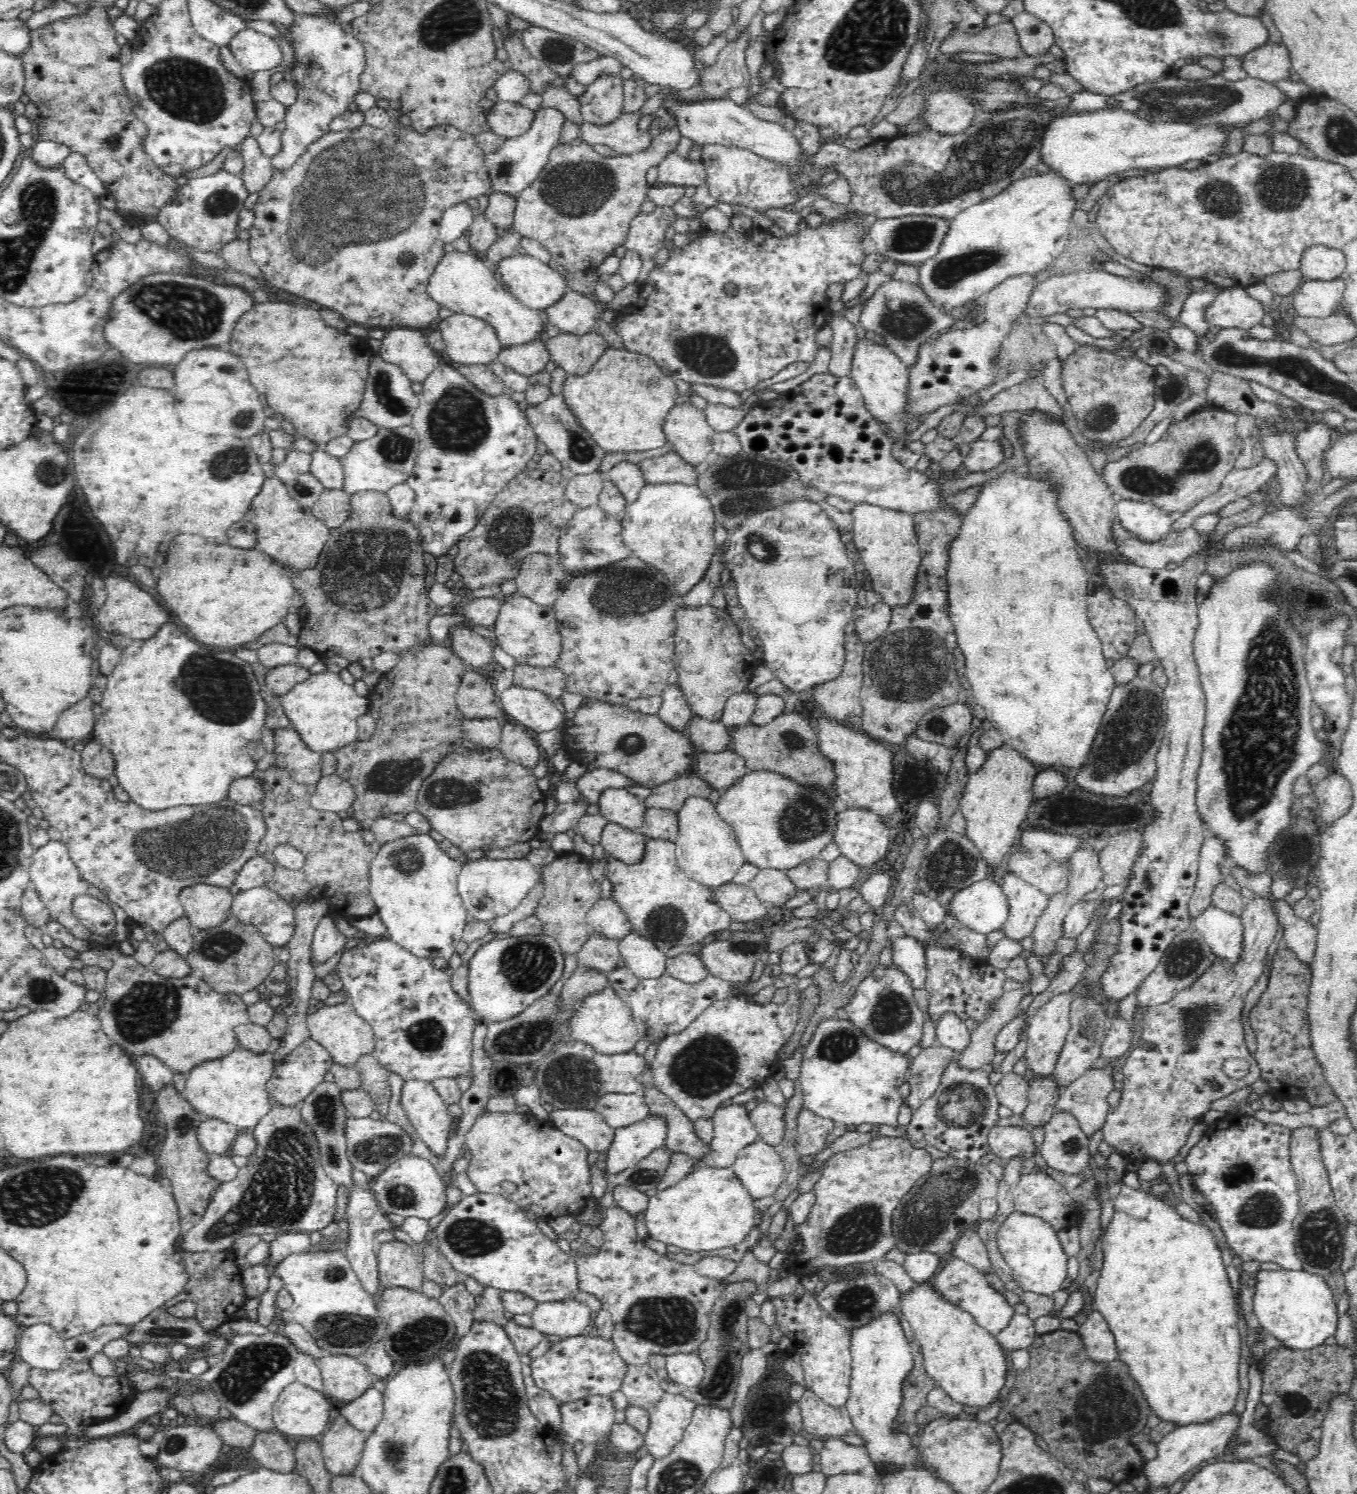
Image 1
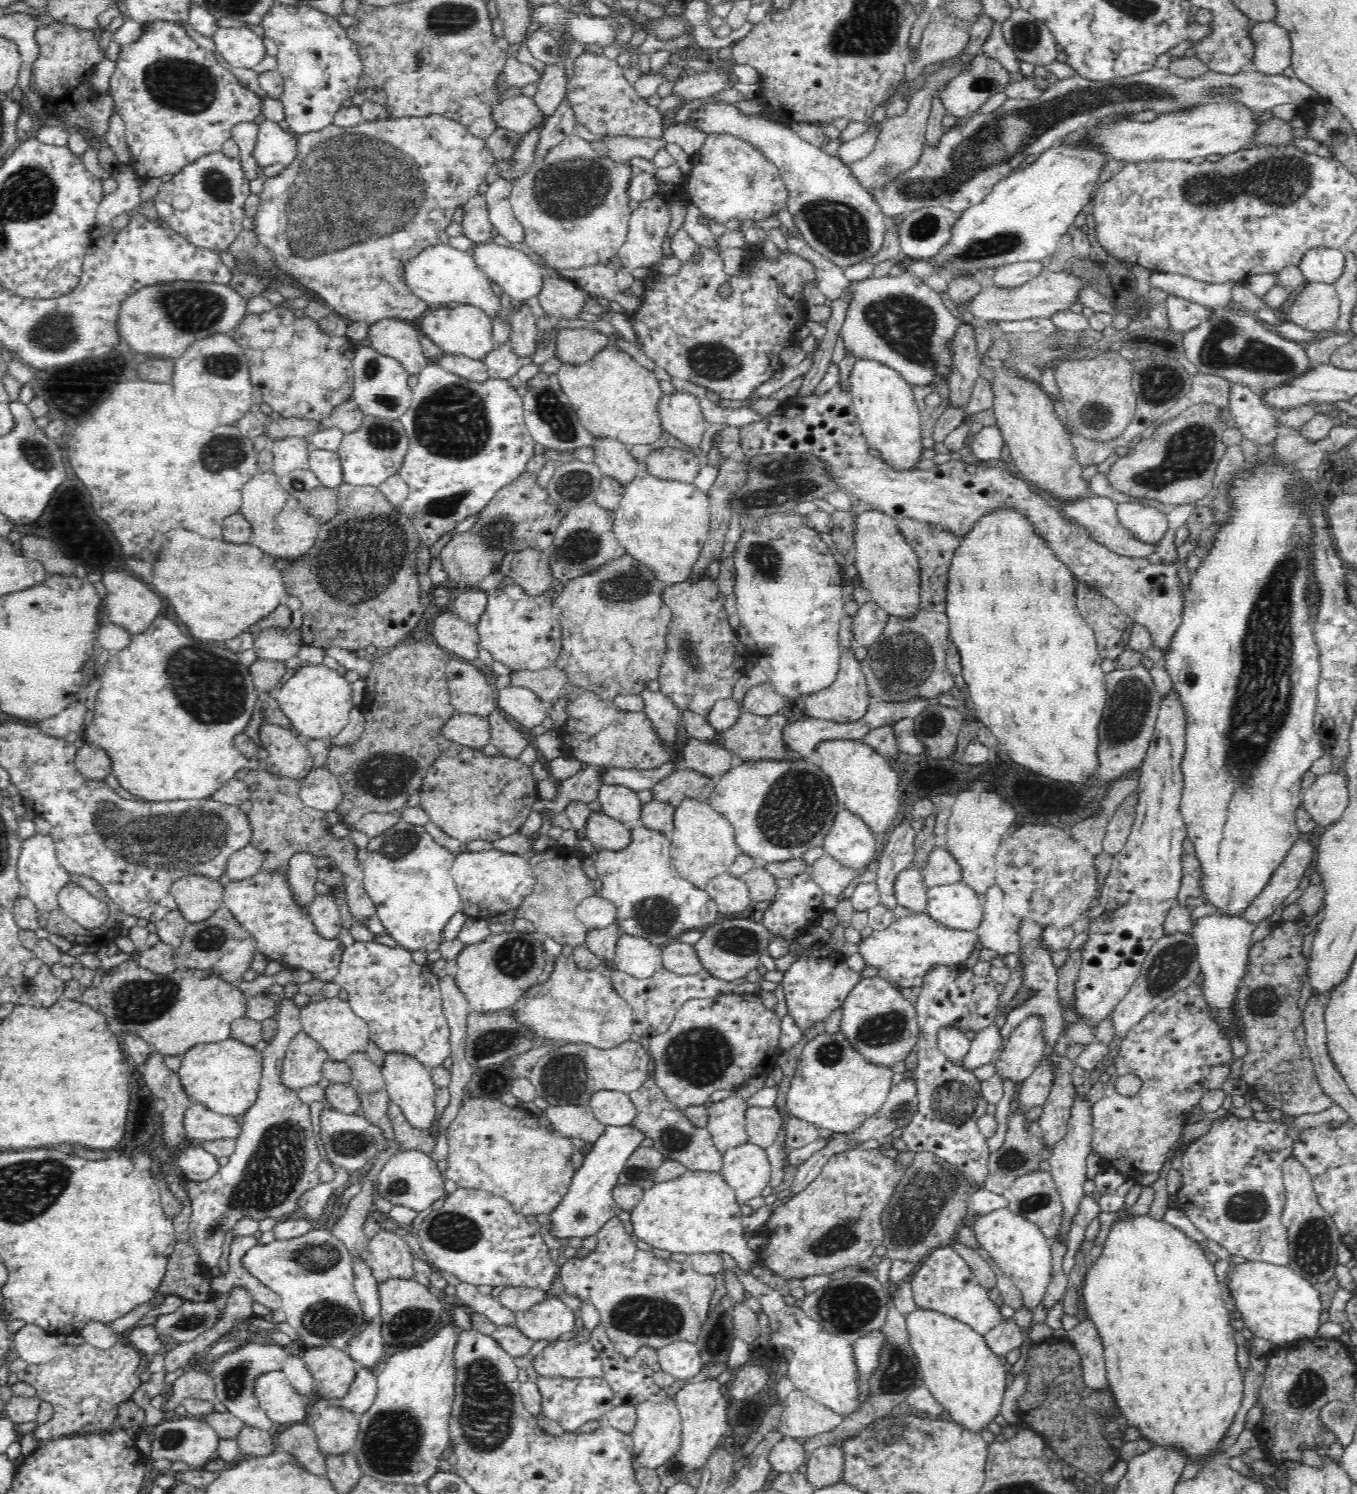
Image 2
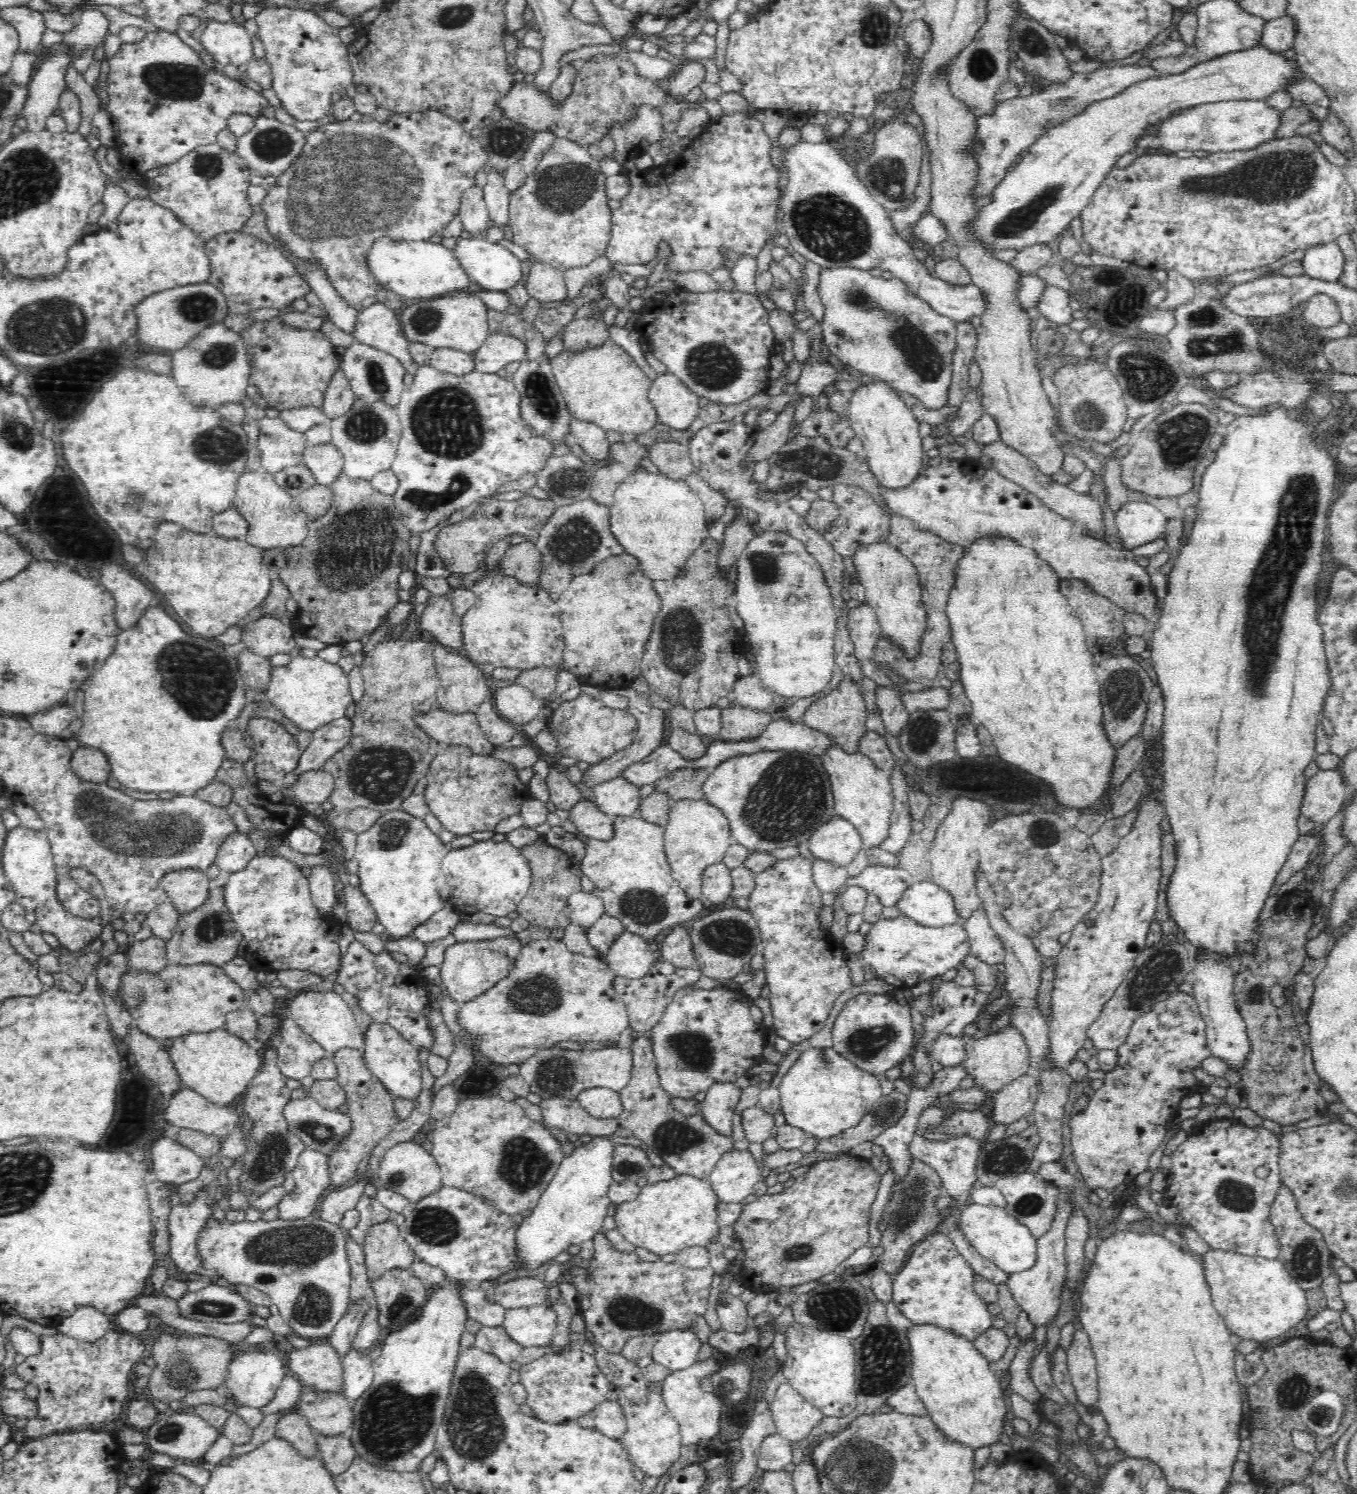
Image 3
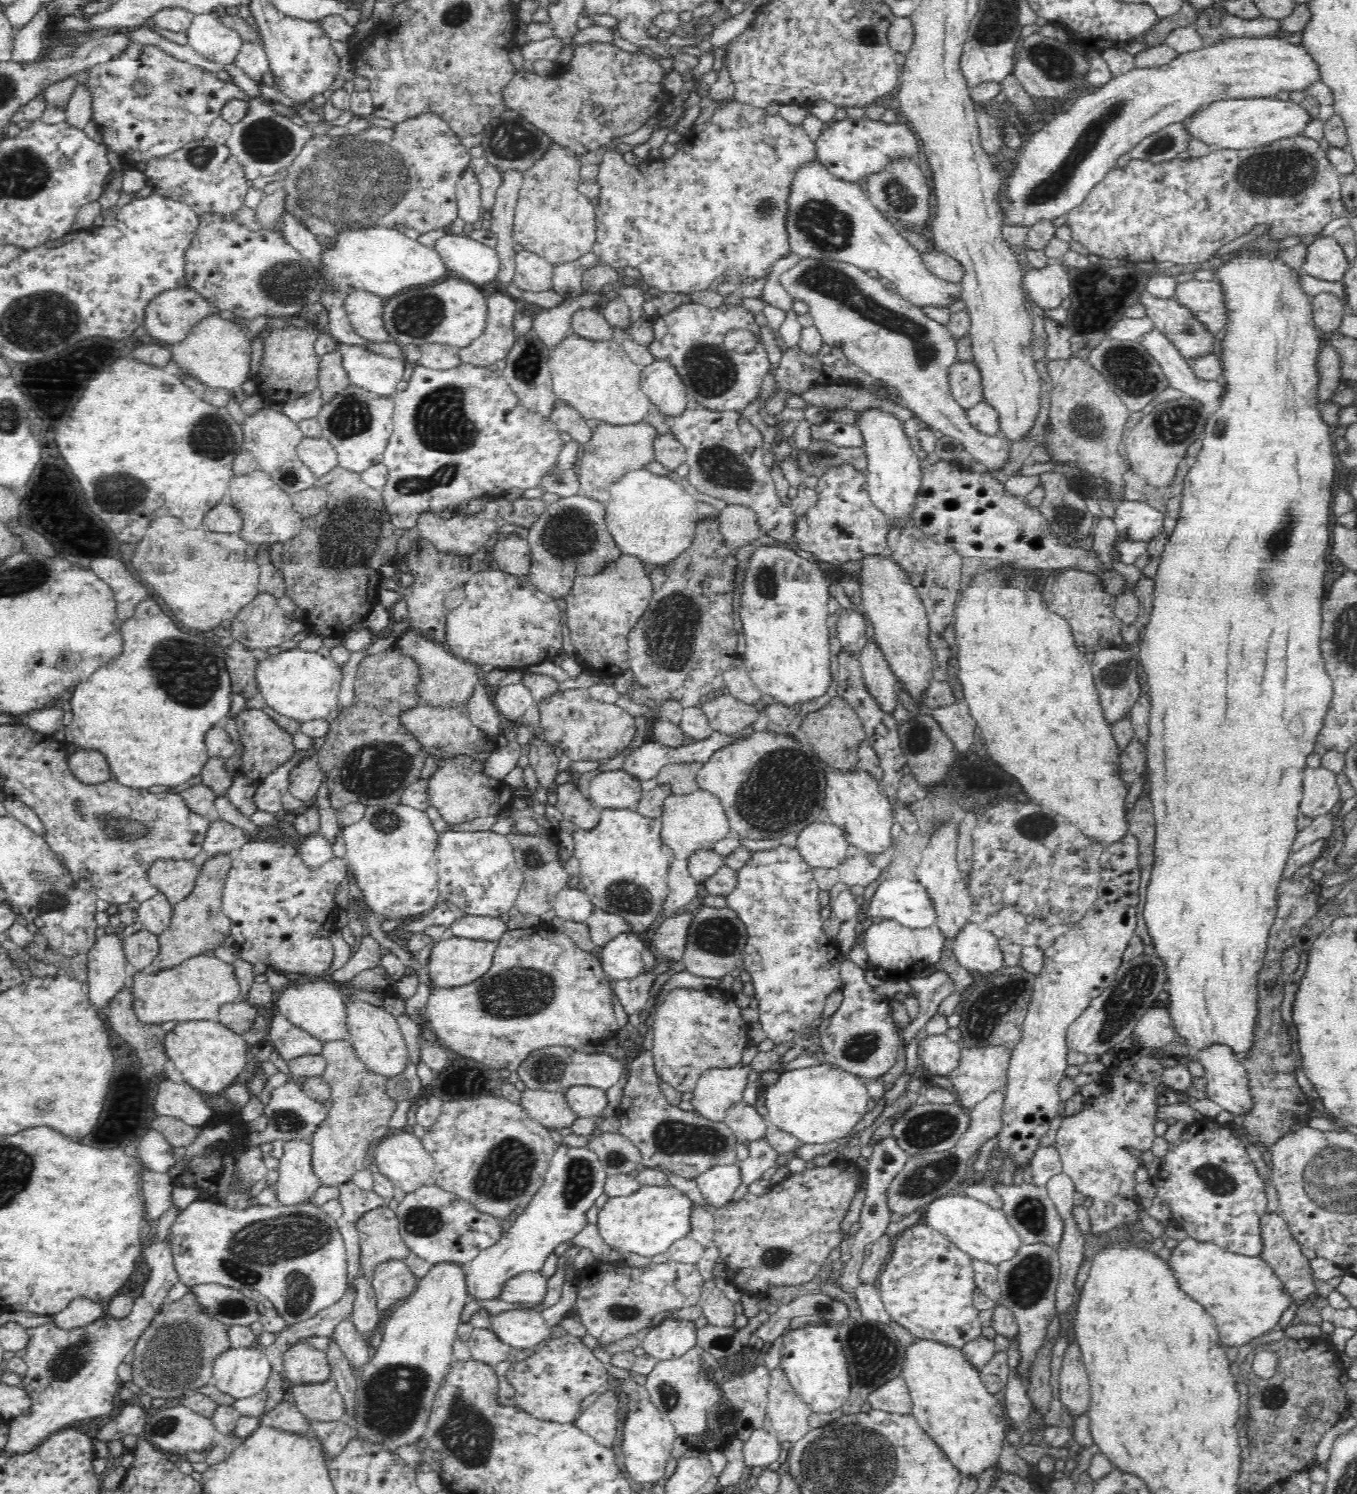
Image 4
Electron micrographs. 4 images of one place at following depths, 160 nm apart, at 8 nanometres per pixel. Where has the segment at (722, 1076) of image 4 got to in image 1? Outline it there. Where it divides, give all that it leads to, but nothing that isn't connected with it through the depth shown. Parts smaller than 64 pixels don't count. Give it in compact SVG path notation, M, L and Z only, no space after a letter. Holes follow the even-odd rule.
M730 1104L724 1108L718 1107L711 1114L711 1121L713 1124L711 1156L706 1161L696 1162L696 1167L731 1167L742 1148L759 1140L744 1105Z

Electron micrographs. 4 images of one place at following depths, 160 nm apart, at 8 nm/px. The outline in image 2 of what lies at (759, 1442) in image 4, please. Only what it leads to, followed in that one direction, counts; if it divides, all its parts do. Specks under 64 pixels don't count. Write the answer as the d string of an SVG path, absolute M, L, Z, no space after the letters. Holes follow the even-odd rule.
M784 1435L778 1442L773 1444L768 1453L768 1462L778 1472L794 1472L804 1464L805 1450L803 1445Z

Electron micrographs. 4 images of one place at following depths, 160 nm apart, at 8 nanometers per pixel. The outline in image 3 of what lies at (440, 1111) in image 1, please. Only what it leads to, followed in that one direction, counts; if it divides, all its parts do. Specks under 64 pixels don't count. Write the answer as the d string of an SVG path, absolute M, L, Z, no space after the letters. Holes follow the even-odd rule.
M372 1019L364 1028L362 1036L362 1058L366 1068L382 1081L393 1097L406 1097L414 1102L419 1090L422 1089L422 1066L417 1048L386 1021Z

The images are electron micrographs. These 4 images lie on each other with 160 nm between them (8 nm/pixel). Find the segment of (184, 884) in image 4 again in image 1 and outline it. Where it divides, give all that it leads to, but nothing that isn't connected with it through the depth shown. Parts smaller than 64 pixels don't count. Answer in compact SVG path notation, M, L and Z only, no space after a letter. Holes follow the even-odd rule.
M206 883L186 885L176 898L195 930L212 928L230 914L232 893L226 887Z

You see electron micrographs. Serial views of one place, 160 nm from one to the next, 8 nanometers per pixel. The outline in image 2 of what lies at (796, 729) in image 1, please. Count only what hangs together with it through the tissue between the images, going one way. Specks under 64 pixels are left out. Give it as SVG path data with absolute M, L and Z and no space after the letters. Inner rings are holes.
M743 710L737 718L731 728L720 732L723 746L737 760L796 759L782 745L782 728L788 718L779 712L762 716Z

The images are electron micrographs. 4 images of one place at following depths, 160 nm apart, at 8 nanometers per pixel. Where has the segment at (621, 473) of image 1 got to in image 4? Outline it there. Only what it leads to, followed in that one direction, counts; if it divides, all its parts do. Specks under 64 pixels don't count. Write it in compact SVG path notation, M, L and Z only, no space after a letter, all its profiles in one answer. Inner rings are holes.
M558 398L553 402L549 419L561 432L568 432L571 438L579 443L587 441L591 435L586 419L574 407Z

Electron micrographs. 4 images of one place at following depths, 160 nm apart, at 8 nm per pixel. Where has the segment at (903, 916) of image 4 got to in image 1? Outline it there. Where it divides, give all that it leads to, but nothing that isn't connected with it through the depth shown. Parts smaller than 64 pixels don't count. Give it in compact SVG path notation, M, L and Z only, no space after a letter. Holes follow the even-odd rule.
M986 878L956 889L943 910L962 926L986 935L999 930L1005 921L1007 900L998 883Z

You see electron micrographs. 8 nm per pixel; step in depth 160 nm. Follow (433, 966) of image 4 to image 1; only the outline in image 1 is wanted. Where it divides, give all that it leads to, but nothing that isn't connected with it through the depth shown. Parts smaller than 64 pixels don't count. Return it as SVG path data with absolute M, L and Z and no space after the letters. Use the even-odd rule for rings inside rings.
M502 935L490 940L488 944L475 945L466 955L467 987L471 998L471 1008L479 1020L501 1021L521 1013L536 999L553 992L564 974L564 954L560 951L554 937L539 935L509 936Z

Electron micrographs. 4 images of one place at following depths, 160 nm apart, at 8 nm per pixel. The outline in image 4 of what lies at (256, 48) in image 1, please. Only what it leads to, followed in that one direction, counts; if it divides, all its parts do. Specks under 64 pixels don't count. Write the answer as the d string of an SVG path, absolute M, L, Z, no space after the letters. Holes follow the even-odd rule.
M215 13L194 15L186 29L186 40L200 56L227 65L234 63L238 49L243 43L239 34L223 24Z

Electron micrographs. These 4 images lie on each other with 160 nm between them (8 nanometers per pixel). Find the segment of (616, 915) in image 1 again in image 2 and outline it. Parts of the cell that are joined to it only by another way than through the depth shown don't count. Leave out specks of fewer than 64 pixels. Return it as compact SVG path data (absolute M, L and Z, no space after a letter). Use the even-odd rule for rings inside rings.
M598 894L583 898L575 908L577 919L590 929L604 928L616 922L615 906Z

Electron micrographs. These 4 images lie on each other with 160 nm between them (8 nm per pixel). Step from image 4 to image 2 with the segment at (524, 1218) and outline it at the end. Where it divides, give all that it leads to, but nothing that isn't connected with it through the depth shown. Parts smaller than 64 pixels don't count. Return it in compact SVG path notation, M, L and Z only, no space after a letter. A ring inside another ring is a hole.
M629 1125L606 1127L602 1136L583 1154L584 1162L574 1170L570 1184L561 1196L562 1200L550 1212L546 1230L550 1236L554 1236L554 1240L567 1245L570 1238L583 1240L594 1236L606 1222L618 1216L620 1209L613 1200L613 1190L621 1182L620 1174L626 1166L626 1160L645 1139L644 1134Z

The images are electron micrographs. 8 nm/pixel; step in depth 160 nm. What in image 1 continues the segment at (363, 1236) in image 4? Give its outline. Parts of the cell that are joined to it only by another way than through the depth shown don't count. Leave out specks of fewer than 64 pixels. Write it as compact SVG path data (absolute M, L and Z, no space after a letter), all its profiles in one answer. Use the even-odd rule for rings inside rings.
M394 1238L377 1246L377 1269L381 1287L421 1289L423 1262L414 1257L412 1247Z

